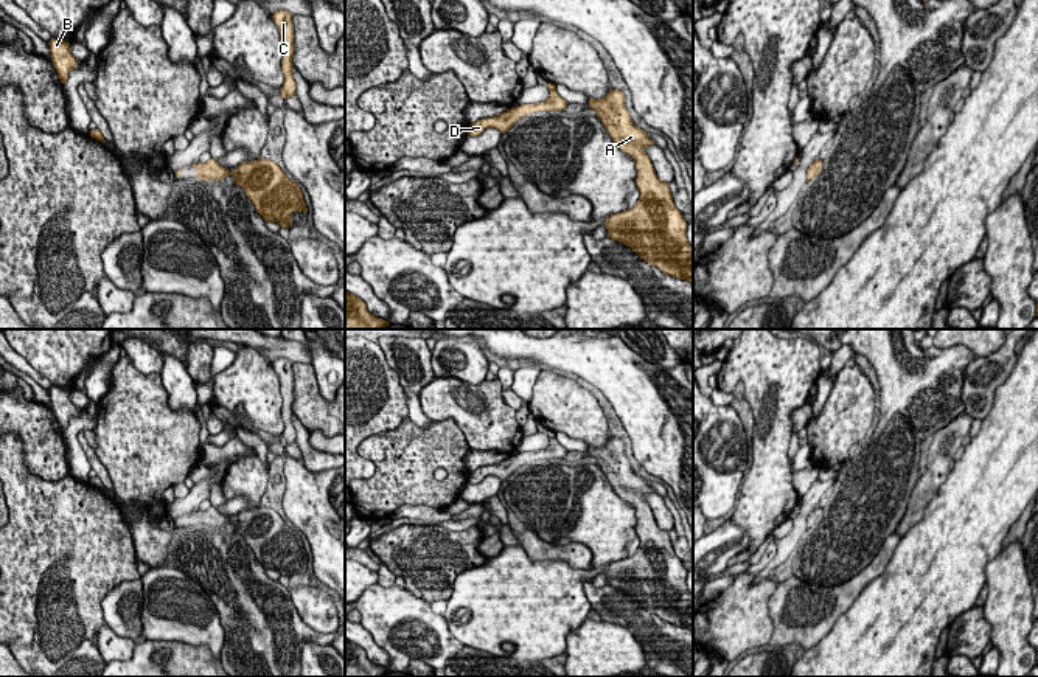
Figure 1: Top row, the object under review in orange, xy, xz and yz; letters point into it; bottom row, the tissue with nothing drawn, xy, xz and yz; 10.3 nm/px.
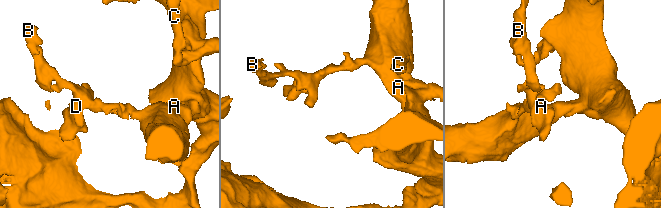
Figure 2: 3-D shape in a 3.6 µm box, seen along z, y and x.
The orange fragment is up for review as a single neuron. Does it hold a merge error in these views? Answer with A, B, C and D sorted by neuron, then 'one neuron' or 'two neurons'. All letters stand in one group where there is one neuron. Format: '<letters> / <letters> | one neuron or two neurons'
A B C D | one neuron

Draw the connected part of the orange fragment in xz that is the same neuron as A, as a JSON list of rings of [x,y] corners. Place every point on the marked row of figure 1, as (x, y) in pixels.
[[[609,89],[603,99],[589,98],[589,107],[597,112],[615,146],[634,158],[637,169],[640,197],[632,210],[606,219],[608,238],[632,248],[660,272],[693,283],[693,247],[687,239],[687,222],[673,202],[670,185],[657,179],[643,151],[654,141],[632,123],[623,92]]]

